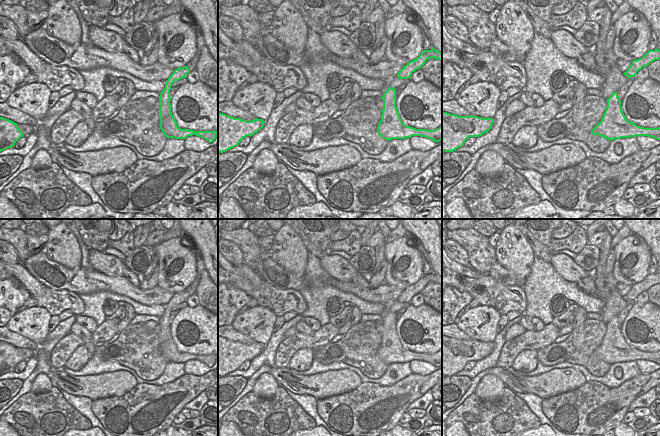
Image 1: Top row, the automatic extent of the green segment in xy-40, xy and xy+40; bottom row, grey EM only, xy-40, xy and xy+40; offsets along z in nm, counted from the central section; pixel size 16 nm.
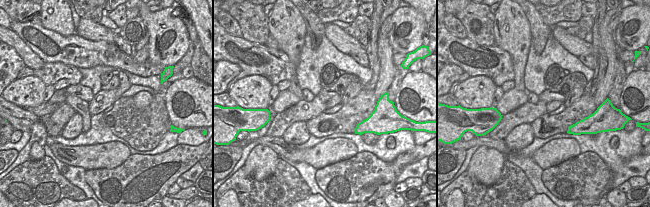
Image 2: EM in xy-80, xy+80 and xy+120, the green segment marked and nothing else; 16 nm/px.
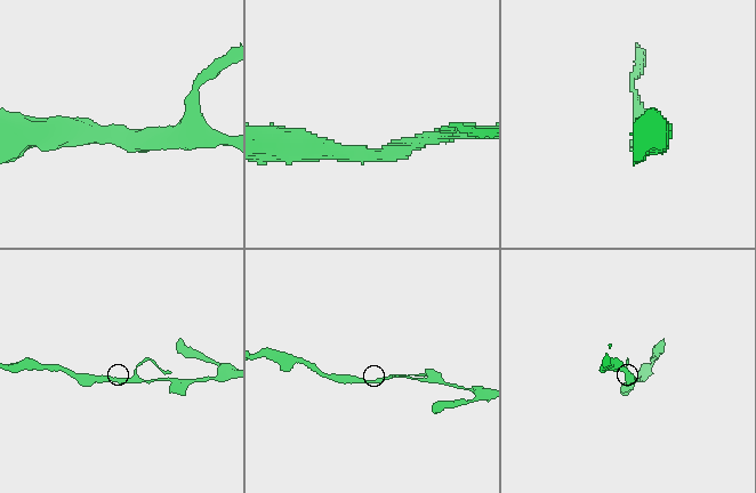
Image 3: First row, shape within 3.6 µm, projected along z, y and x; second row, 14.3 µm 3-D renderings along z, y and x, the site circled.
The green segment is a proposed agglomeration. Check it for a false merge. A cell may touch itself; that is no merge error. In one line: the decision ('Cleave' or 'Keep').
Keep

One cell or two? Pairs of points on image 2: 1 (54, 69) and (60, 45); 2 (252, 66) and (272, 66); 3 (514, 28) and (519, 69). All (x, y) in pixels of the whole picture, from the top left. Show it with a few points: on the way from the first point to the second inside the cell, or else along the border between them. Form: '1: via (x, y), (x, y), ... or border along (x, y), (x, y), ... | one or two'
1: border along (44, 62), (63, 62), (72, 64), (77, 68) | two
2: via (257, 66), (267, 66) | one
3: via (515, 38), (519, 49), (519, 59) | one

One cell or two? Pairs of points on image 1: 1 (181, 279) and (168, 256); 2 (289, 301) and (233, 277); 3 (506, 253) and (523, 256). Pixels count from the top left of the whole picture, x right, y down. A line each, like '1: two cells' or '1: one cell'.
1: one cell
2: one cell
3: one cell

